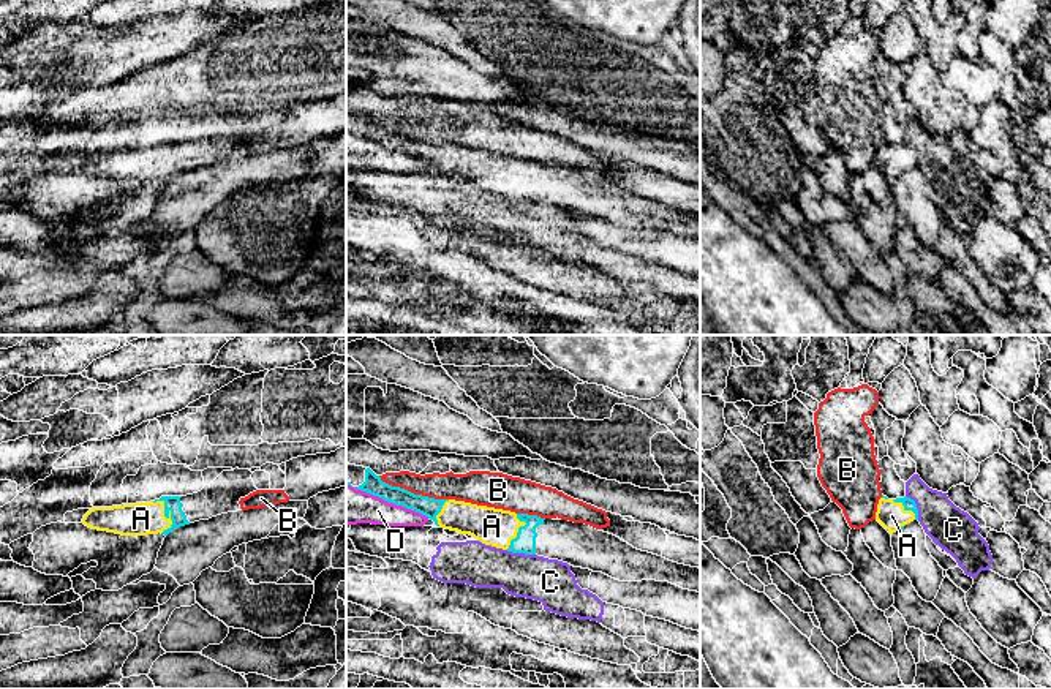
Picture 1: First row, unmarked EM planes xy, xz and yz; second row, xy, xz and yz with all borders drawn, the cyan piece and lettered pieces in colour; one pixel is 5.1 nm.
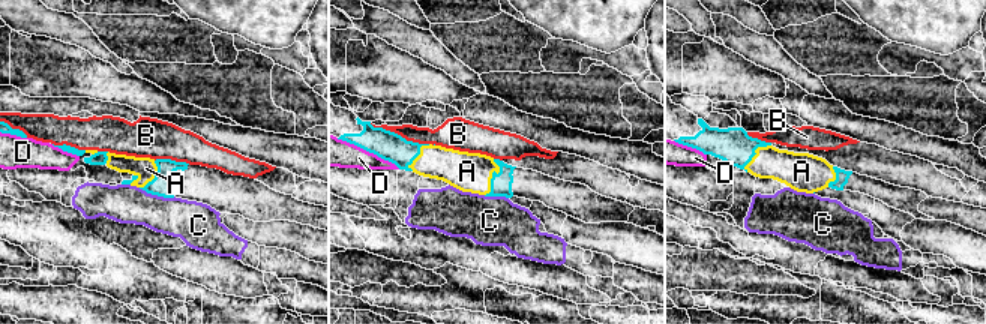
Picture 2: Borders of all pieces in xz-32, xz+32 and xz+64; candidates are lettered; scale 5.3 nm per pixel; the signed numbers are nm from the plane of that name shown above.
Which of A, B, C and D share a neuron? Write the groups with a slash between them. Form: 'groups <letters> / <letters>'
groups A / B / C / D

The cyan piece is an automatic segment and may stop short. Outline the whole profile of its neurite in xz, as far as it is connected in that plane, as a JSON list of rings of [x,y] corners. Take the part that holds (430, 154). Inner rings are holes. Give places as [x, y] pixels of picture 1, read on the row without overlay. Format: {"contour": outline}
{"contour": [[[346,109],[346,130],[416,156],[439,174],[469,180],[485,191],[558,205],[574,213],[602,218],[620,228],[669,228],[700,239],[699,213],[637,196],[620,183],[585,169],[414,141],[382,128],[370,114],[349,109]]]}

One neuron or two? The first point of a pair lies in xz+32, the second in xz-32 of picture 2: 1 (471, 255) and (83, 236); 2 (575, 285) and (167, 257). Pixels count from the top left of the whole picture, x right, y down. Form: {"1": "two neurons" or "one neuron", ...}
{"1": "one neuron", "2": "one neuron"}

